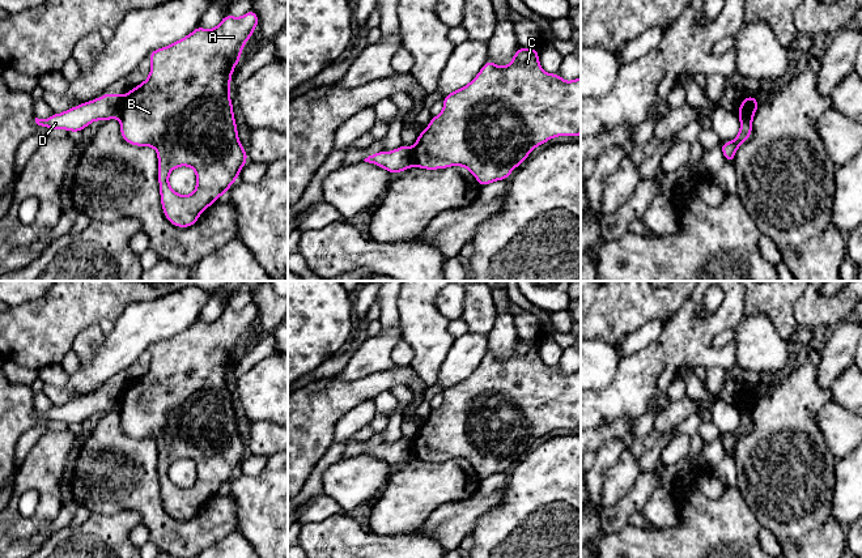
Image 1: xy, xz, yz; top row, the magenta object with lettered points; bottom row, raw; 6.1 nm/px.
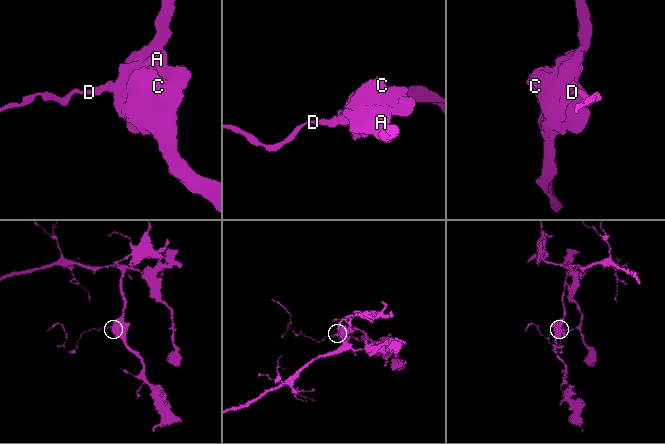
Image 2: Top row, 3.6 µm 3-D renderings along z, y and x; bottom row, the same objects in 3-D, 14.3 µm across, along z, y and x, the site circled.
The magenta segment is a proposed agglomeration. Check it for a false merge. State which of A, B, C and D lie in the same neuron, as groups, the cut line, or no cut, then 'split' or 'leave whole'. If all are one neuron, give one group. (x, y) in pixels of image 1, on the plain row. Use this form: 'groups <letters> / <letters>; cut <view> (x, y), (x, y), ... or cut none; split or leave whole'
groups A B C / D; cut xy (122, 390), (118, 408); split

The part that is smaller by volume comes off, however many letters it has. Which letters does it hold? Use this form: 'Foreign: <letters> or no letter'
Foreign: D

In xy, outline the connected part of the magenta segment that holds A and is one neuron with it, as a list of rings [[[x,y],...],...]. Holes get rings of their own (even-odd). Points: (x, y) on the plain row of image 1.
[[[250,302],[239,311],[226,306],[212,323],[198,318],[184,331],[152,344],[148,348],[152,355],[148,372],[122,389],[120,429],[127,436],[156,440],[161,498],[165,510],[175,520],[195,517],[200,506],[228,485],[249,453],[238,433],[229,384],[242,341],[258,315],[256,304]],[[179,459],[191,459],[196,465],[198,477],[188,489],[178,487],[169,477],[170,464]]]

